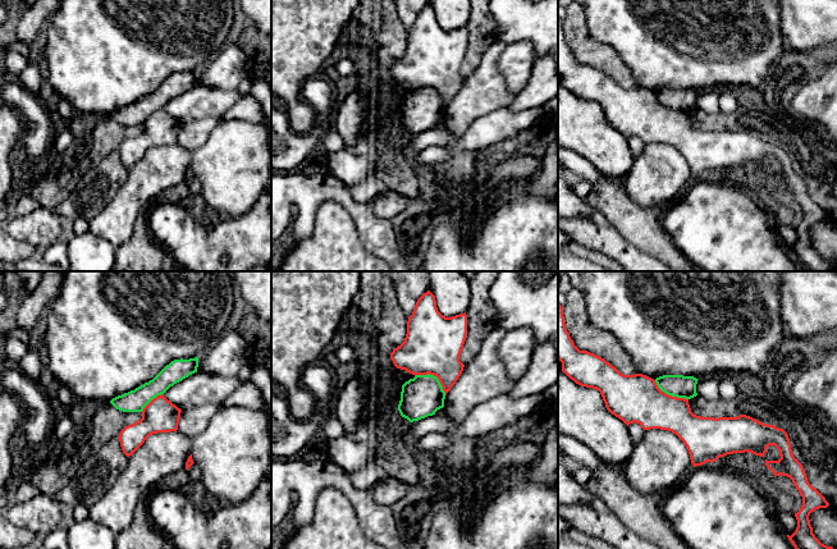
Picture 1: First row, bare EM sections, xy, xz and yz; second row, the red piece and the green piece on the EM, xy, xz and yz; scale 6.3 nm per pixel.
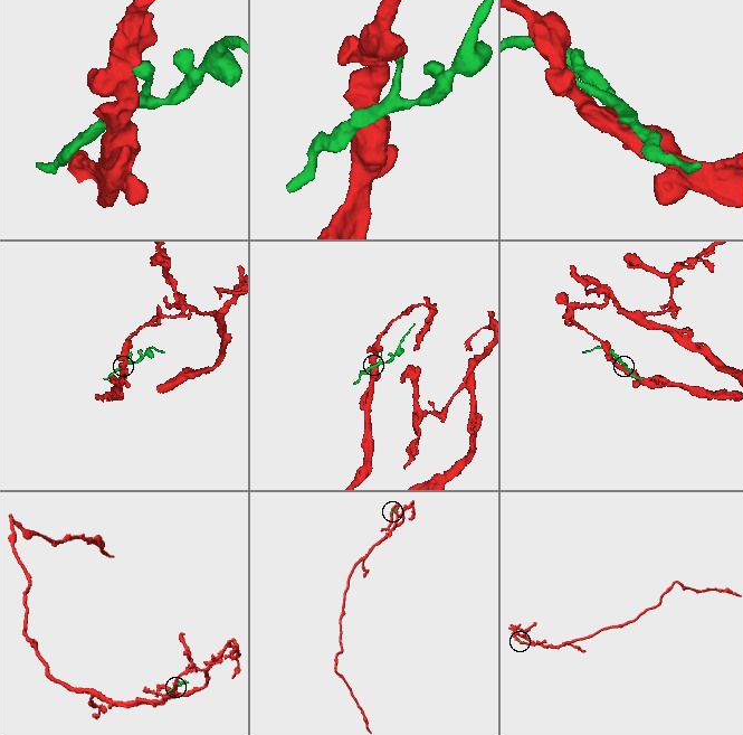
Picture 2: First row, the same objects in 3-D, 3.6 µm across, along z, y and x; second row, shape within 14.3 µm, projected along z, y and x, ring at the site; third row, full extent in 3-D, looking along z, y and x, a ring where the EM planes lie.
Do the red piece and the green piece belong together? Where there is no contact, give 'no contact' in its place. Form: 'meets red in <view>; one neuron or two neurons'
meets red in xz; two neurons

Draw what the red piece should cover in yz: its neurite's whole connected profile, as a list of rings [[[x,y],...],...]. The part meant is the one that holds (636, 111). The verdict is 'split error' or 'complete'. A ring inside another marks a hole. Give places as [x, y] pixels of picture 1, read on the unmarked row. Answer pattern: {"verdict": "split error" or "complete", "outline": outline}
{"verdict": "complete", "outline": [[[559,17],[558,73],[571,93],[599,104],[607,123],[627,139],[636,136],[644,143],[660,142],[676,147],[686,159],[694,180],[733,166],[764,170],[767,161],[774,159],[781,171],[765,173],[765,179],[774,189],[790,191],[802,210],[802,219],[795,227],[797,241],[791,250],[787,248],[788,253],[804,271],[837,271],[836,262],[815,251],[809,233],[811,225],[827,221],[829,216],[809,197],[783,142],[746,128],[718,132],[694,128],[689,113],[666,107],[654,92],[642,87],[623,88],[604,72],[580,64],[566,42]]]}

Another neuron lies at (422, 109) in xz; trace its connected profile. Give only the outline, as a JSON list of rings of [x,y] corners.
[[[416,88],[402,99],[398,124],[410,136],[418,134],[444,120],[445,105],[434,88]]]

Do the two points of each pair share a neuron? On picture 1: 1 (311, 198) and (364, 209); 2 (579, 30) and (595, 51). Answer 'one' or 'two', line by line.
1: one
2: one

